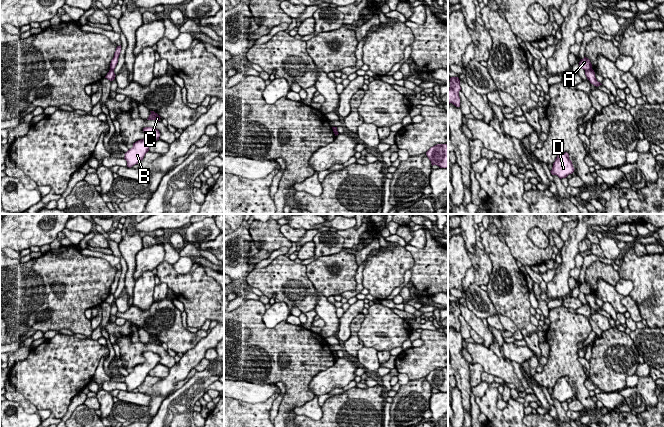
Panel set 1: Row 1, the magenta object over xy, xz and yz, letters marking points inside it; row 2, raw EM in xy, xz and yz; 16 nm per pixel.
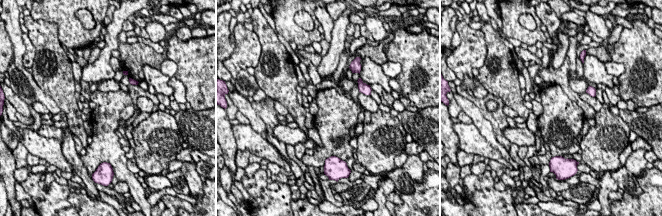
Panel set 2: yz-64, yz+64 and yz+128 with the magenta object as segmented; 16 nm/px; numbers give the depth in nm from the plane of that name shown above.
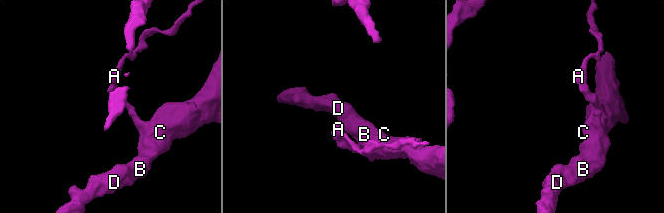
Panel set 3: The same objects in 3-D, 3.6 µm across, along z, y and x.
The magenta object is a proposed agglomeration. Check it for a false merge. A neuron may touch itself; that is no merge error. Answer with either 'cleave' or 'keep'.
cleave

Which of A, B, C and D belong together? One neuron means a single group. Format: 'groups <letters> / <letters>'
groups A / B C D

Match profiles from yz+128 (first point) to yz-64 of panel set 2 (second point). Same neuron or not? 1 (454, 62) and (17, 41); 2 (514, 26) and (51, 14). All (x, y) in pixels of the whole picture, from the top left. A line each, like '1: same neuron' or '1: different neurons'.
1: different neurons
2: same neuron

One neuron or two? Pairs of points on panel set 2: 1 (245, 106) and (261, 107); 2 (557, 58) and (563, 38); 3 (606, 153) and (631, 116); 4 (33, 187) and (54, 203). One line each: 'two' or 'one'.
1: two
2: one
3: two
4: one

